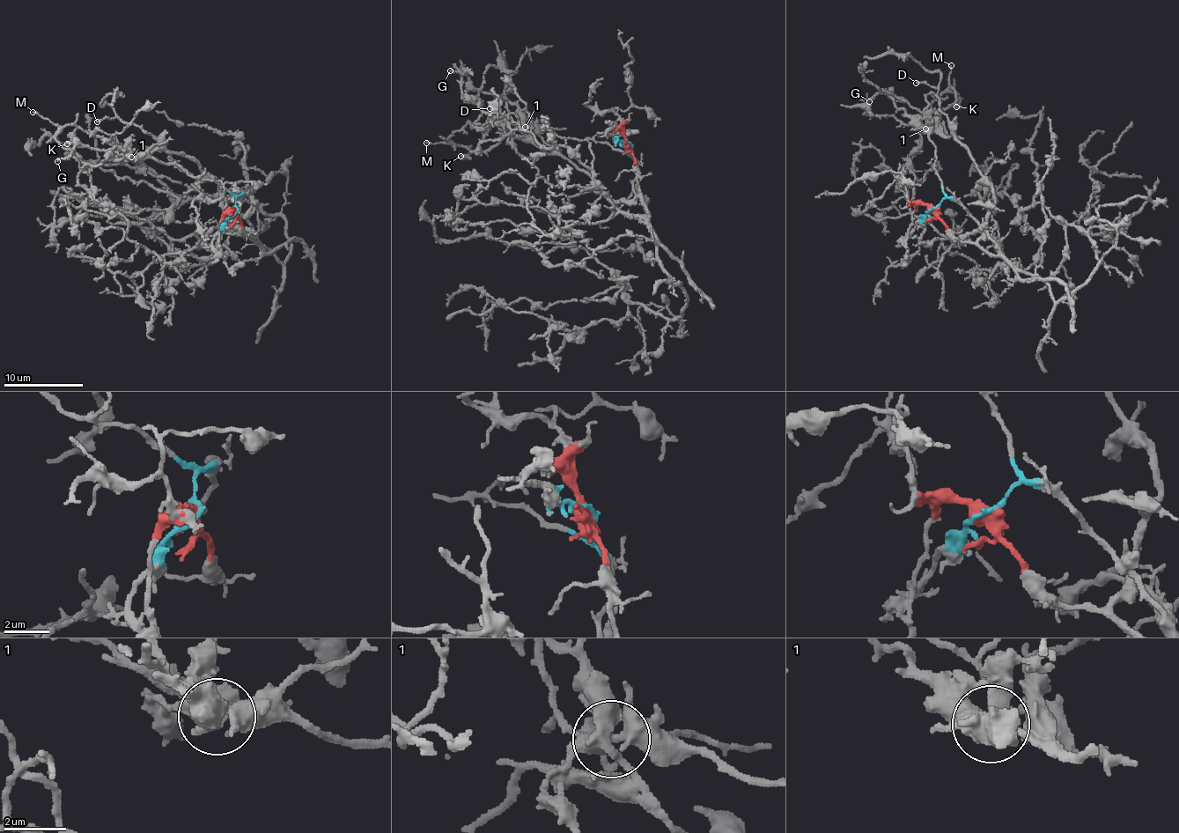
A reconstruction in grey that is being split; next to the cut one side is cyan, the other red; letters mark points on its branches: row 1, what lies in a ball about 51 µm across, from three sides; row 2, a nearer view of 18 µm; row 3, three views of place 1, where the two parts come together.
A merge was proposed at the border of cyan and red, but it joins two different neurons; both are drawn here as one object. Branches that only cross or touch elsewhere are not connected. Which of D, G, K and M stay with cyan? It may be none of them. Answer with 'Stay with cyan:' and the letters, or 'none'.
Stay with cyan: none

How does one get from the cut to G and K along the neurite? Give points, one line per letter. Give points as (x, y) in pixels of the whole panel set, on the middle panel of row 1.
G: (629, 145), (639, 193), (615, 203), (588, 173), (537, 144), (509, 100), (471, 84), (461, 70), (449, 70)
K: (629, 145), (639, 193), (615, 206), (588, 173), (558, 154), (548, 154), (503, 135), (487, 149), (461, 155)

